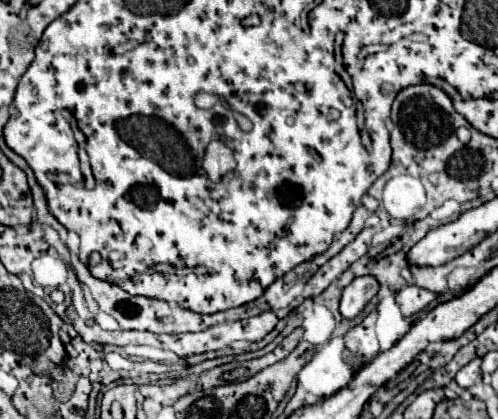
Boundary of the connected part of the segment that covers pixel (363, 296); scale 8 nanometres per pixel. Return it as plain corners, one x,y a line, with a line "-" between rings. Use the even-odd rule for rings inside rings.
356,277
342,293
340,299
340,315
344,319
354,319
362,313
362,309
376,297
378,281
374,277

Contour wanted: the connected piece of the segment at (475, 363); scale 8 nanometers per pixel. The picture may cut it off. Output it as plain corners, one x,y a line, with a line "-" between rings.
480,357
472,359
468,365
464,365
464,367
456,373
454,381
456,381
460,387
472,387
476,381
482,379
482,375
480,375
480,363
482,363

